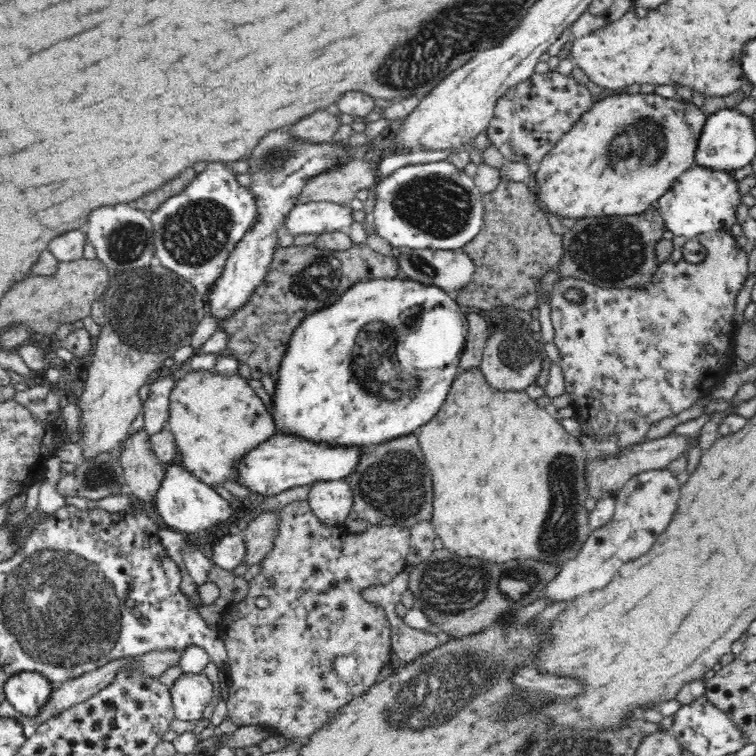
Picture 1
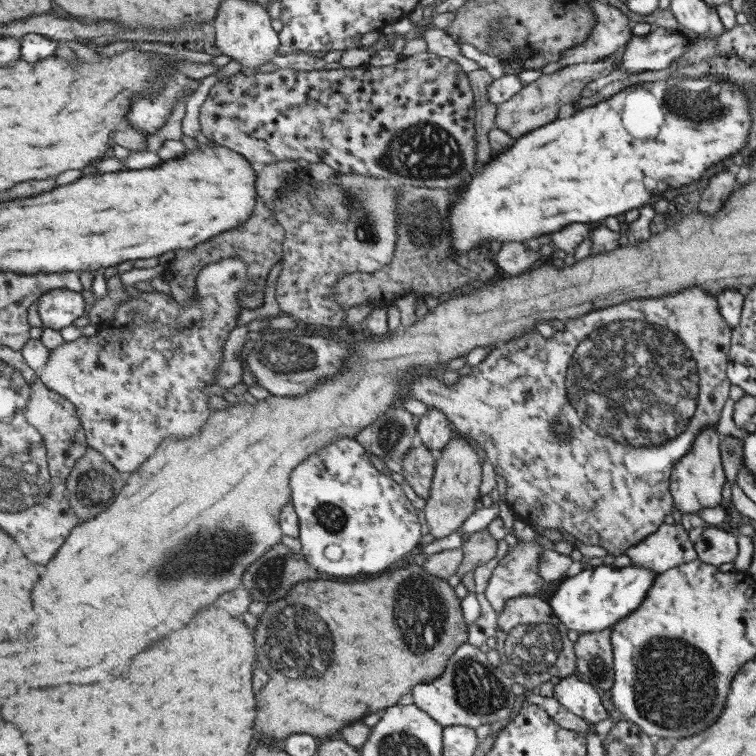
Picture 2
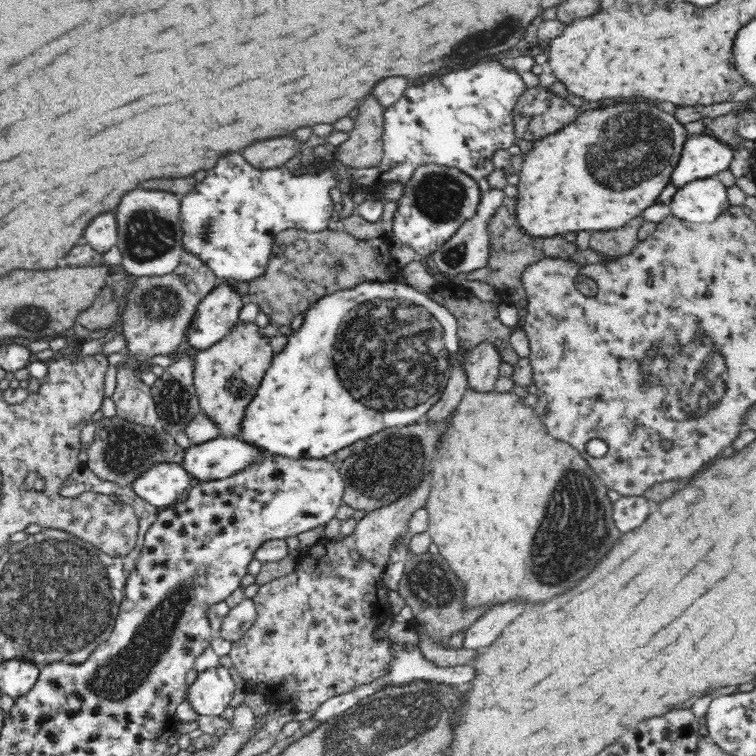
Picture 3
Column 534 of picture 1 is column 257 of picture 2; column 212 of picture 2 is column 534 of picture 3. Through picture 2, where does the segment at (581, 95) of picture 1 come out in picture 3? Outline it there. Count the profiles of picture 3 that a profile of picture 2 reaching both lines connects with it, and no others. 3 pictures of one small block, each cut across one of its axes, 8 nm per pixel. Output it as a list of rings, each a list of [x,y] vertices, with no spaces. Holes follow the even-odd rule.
[[[546,88],[526,90],[516,106],[516,134],[520,140],[538,142],[576,122],[580,116],[576,110],[566,98],[556,98]]]

